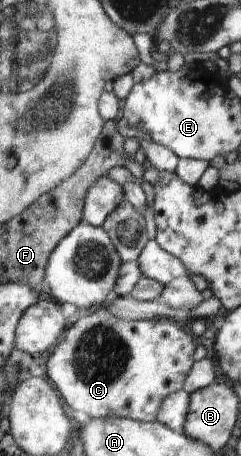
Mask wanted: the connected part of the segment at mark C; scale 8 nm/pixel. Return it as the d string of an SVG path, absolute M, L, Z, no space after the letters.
M105 307L96 308L75 323L58 348L52 351L48 361L48 376L63 393L64 401L74 411L82 411L92 419L109 417L133 419L141 422L157 422L160 409L171 393L183 390L183 383L193 367L193 337L179 329L181 323L169 319L125 321L115 317Z

